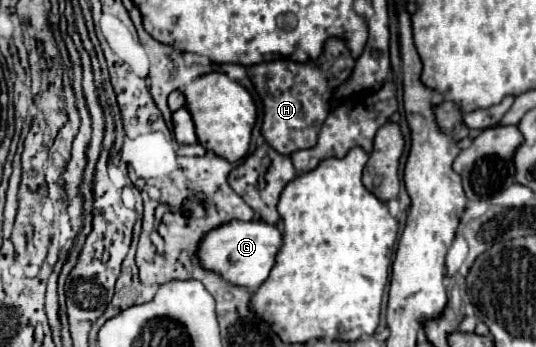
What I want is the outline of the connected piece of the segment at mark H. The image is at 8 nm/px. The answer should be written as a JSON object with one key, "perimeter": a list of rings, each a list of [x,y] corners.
{"perimeter":[[[327,39],[325,51],[319,59],[309,63],[293,63],[289,59],[267,61],[247,67],[257,93],[263,99],[263,137],[283,155],[291,155],[297,149],[309,149],[317,143],[317,133],[329,115],[329,97],[333,89],[347,81],[355,65],[343,39]]]}

